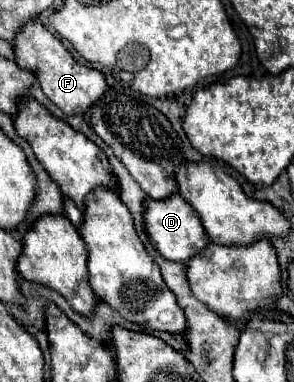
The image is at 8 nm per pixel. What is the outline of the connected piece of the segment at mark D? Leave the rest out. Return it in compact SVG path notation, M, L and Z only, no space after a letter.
M179 194L169 196L169 200L145 200L145 230L157 252L171 262L189 262L209 244L201 218L193 210L193 206Z

